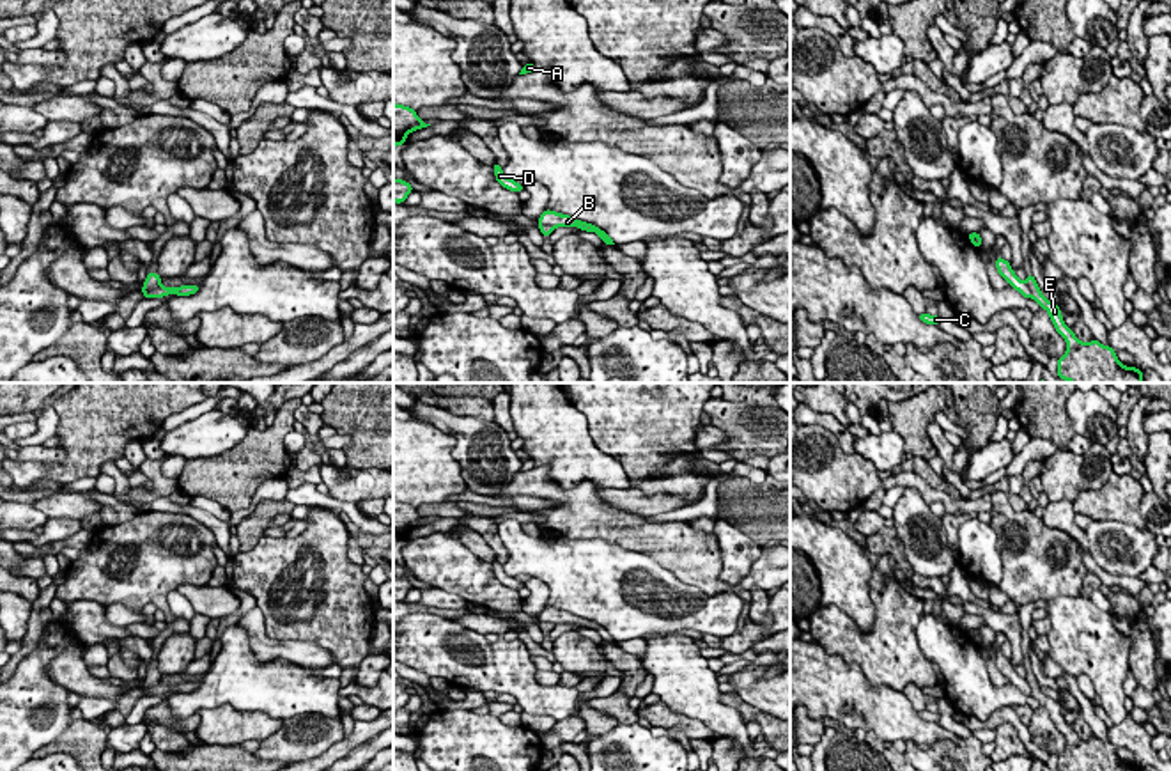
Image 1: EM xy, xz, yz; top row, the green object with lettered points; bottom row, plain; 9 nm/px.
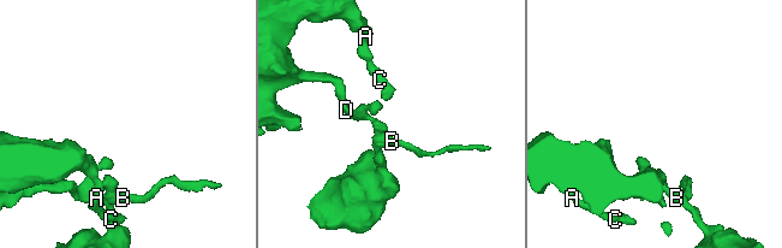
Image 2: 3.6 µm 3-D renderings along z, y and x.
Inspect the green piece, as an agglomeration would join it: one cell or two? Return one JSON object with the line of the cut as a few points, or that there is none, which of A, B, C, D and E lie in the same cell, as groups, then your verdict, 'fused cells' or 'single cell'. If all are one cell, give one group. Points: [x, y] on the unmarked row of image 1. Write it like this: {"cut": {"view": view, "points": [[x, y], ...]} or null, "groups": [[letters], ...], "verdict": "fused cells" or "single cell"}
{"cut": {"view": "xy", "points": [[160, 679], [147, 693]]}, "groups": [["A", "B", "C", "D"], ["E"]], "verdict": "fused cells"}

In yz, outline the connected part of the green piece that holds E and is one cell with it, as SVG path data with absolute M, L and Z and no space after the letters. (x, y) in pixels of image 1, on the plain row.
M1033 670L1026 674L1031 695L1045 705L1056 728L1066 739L1066 750L1058 755L1058 771L1143 771L1137 764L1127 764L1116 755L1111 743L1100 741L1097 736L1081 739L1075 730L1065 721L1059 702L1049 698L1038 684Z

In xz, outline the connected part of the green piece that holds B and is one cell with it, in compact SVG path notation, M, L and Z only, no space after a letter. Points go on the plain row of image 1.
M544 606L544 610L539 613L539 620L540 622L553 622L556 624L578 624L579 627L586 627L586 629L595 629L604 642L615 642L613 636L597 622L576 617L569 611L562 611L551 606Z

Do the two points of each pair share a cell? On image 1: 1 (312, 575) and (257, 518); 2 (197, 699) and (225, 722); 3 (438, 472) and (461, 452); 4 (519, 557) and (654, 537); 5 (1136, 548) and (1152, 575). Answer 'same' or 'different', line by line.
1: different
2: different
3: different
4: different
5: different

